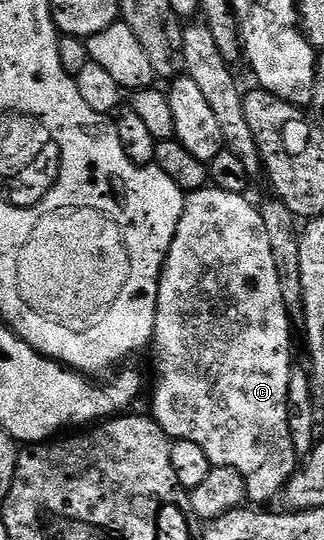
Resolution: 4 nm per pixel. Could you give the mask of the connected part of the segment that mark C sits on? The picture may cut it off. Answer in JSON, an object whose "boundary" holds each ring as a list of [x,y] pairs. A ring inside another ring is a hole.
{"boundary":[[[214,186],[198,188],[196,192],[190,193],[183,201],[183,213],[181,214],[181,222],[177,222],[177,234],[173,234],[173,242],[169,246],[169,254],[163,263],[163,273],[159,279],[159,289],[157,290],[157,310],[155,311],[155,338],[153,341],[153,349],[155,348],[155,397],[151,400],[150,411],[153,413],[153,419],[165,430],[165,434],[170,436],[172,440],[192,440],[197,442],[197,446],[201,446],[201,450],[205,450],[205,454],[209,454],[212,465],[216,468],[221,466],[229,466],[235,468],[237,474],[241,474],[241,478],[245,478],[245,486],[247,487],[247,500],[254,502],[256,505],[263,506],[266,500],[271,500],[282,493],[284,485],[290,480],[297,467],[297,457],[295,447],[293,446],[293,438],[289,438],[289,414],[287,413],[287,399],[289,398],[289,374],[293,367],[291,361],[291,331],[293,325],[291,319],[287,316],[285,310],[285,302],[281,298],[281,281],[277,279],[277,265],[273,262],[273,253],[269,247],[269,234],[265,231],[265,222],[261,222],[261,214],[258,207],[247,201],[246,195],[237,193],[226,193]]]}

